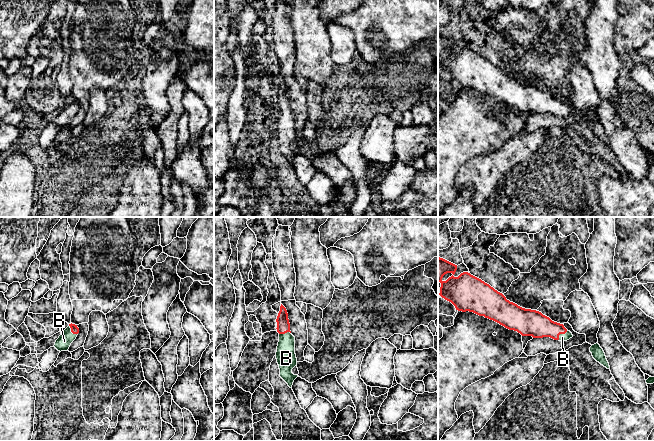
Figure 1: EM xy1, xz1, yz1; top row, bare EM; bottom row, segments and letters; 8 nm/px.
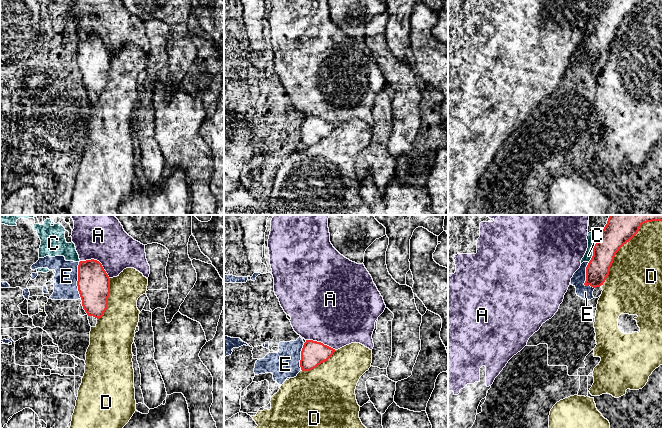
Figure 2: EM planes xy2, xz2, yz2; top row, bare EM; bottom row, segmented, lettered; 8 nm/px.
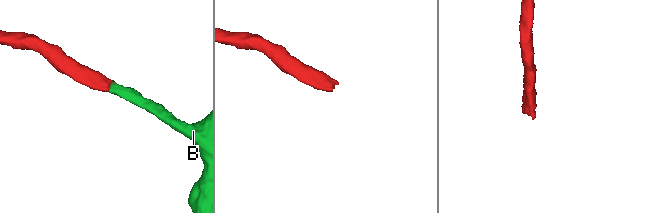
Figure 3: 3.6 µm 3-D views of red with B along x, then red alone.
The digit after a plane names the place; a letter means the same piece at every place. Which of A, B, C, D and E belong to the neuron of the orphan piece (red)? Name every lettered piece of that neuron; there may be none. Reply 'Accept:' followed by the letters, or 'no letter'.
Accept: B

